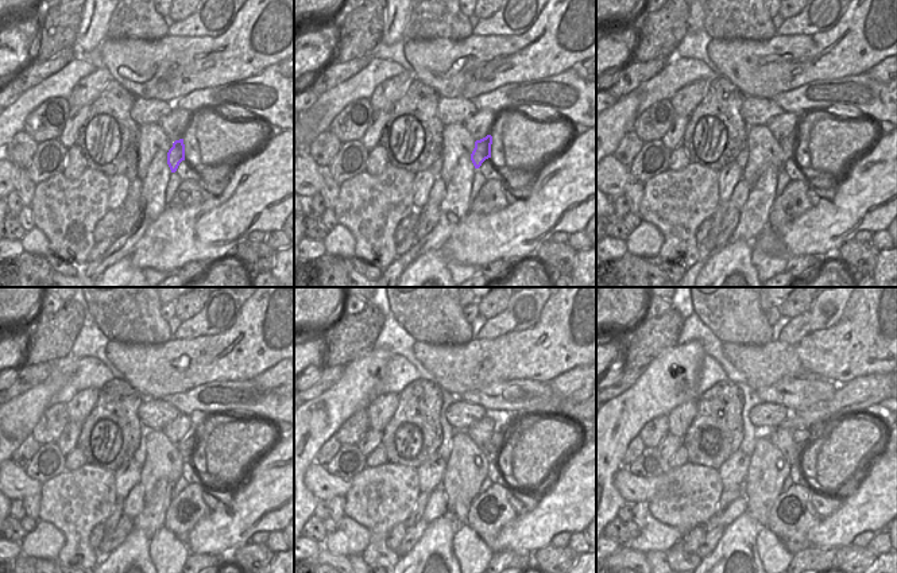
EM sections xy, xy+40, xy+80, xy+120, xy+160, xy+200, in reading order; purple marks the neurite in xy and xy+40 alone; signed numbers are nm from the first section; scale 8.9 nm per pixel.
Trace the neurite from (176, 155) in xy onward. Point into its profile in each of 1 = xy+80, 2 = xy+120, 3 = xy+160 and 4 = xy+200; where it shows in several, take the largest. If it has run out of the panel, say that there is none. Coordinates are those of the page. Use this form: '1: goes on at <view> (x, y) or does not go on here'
1: goes on at xy+80 (789, 144)
2: goes on at xy+120 (192, 440)
3: goes on at xy+160 (497, 441)
4: goes on at xy+200 (799, 434)

